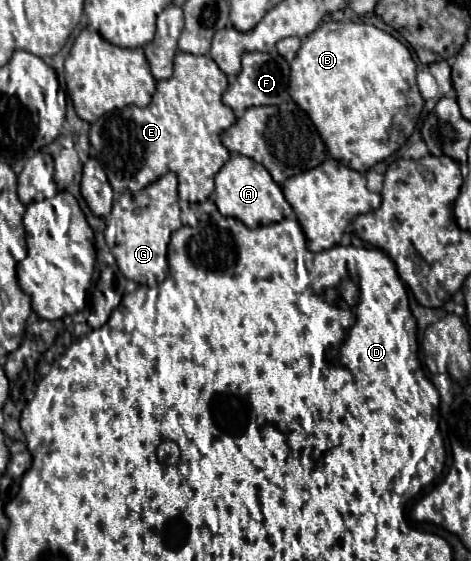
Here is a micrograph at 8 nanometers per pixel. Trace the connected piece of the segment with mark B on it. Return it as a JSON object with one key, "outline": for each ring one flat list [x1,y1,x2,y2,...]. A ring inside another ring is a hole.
{"outline":[[323,22,305,38,291,62,289,94,311,116,329,154,343,166,365,174,377,162,391,156,407,142,423,110,423,98,415,84,415,62,405,44,371,24]]}

